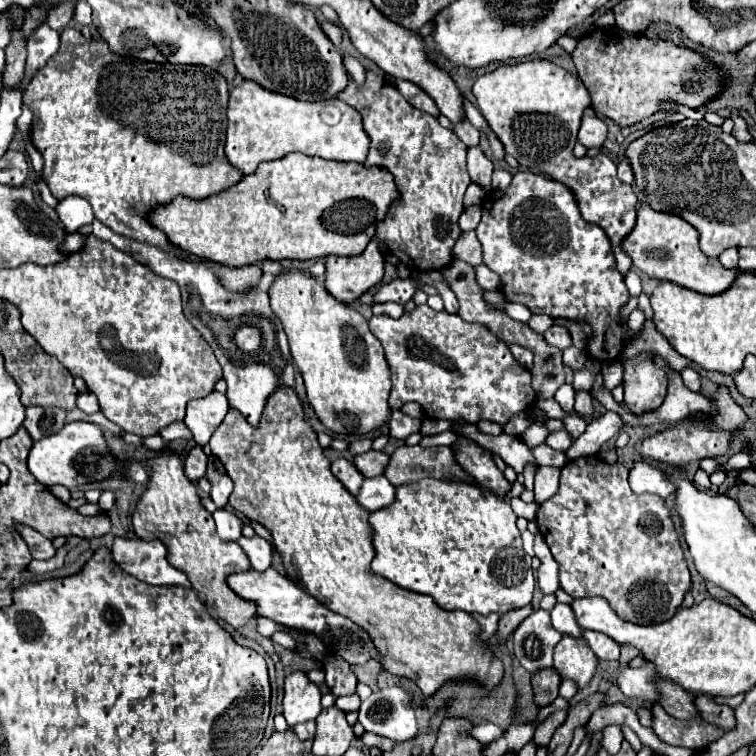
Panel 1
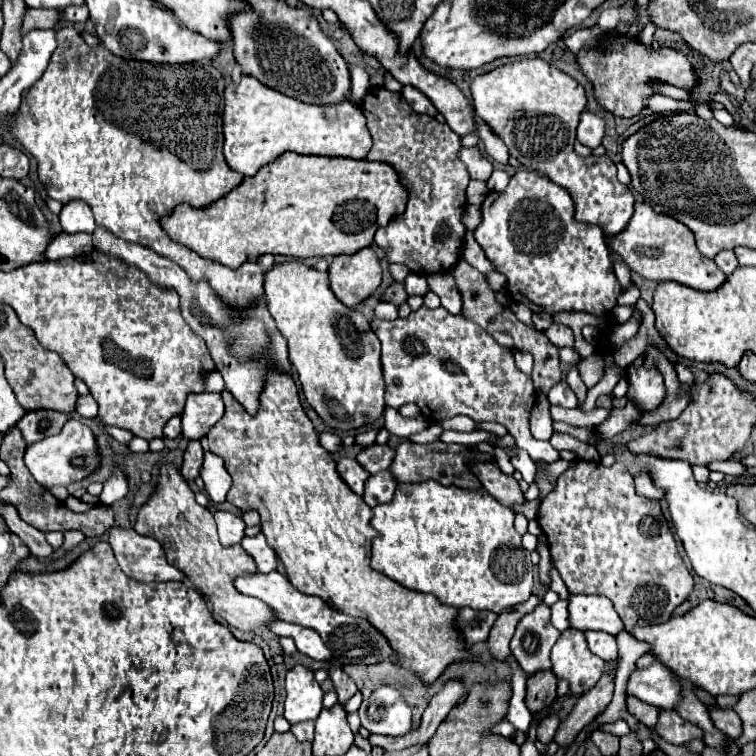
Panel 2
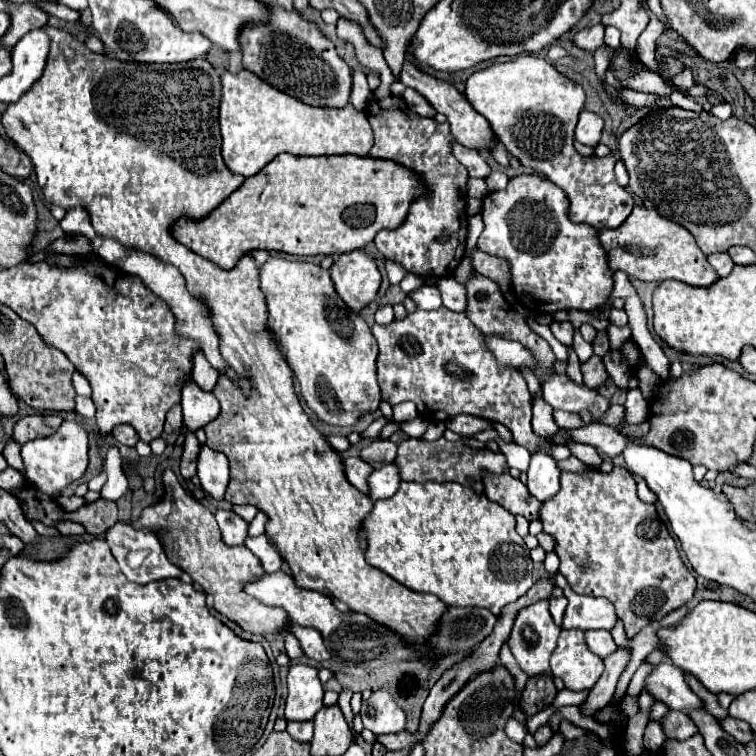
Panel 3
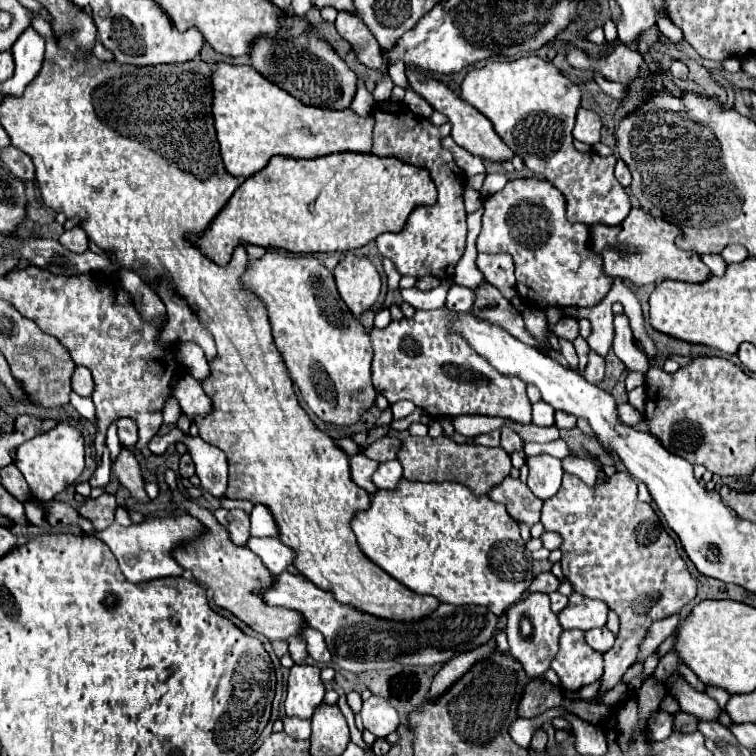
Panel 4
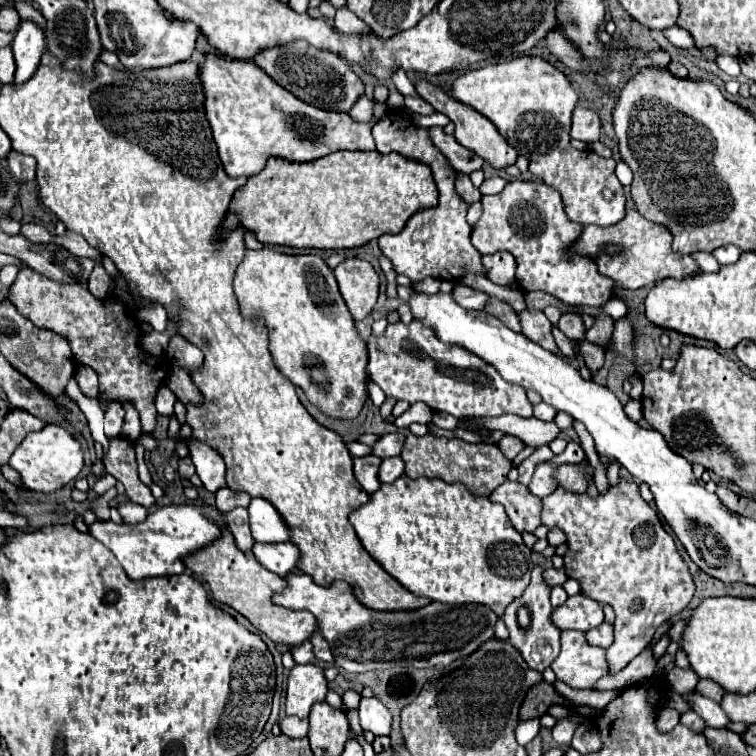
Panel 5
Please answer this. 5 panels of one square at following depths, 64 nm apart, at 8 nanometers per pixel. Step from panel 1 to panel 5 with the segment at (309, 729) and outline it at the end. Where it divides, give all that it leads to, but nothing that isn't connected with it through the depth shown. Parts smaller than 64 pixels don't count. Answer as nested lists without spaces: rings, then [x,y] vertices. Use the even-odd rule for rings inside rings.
[[[286,716],[280,722],[280,728],[290,738],[304,738],[304,736],[308,736],[308,720],[302,720],[302,718],[296,718],[296,716]]]

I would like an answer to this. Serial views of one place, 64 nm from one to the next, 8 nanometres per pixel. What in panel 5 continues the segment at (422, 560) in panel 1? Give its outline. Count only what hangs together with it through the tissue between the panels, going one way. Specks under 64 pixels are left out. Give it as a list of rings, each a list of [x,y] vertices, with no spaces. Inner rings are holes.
[[[400,476],[396,482],[392,484],[384,484],[380,486],[372,496],[370,496],[370,502],[360,506],[358,510],[354,510],[350,514],[350,524],[354,526],[362,546],[366,548],[366,552],[392,576],[396,578],[404,588],[408,588],[412,594],[416,596],[426,596],[430,600],[436,600],[436,602],[444,602],[444,604],[486,604],[494,610],[494,614],[502,616],[506,606],[520,598],[524,588],[530,584],[530,572],[532,572],[532,552],[530,548],[524,544],[522,536],[518,534],[518,530],[512,526],[512,522],[508,520],[504,508],[500,504],[494,504],[490,502],[488,498],[476,498],[474,494],[468,492],[468,488],[464,484],[446,484],[442,480],[428,480],[428,478],[418,478],[418,480],[410,480],[408,476]]]

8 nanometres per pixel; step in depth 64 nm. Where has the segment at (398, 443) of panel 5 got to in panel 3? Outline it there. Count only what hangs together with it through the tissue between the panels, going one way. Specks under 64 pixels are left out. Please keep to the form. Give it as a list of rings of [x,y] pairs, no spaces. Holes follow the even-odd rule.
[[[372,440],[366,448],[362,448],[360,458],[368,462],[372,468],[382,468],[386,464],[392,464],[396,458],[396,444],[390,440]]]

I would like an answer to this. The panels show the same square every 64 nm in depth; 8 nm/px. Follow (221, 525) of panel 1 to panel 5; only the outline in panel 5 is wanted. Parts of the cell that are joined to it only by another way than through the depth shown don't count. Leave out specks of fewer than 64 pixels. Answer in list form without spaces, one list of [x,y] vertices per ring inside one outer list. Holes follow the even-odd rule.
[[[234,508],[230,512],[220,512],[228,530],[232,532],[236,546],[244,552],[248,552],[254,544],[254,538],[250,534],[250,526],[248,526],[248,510],[246,508]]]

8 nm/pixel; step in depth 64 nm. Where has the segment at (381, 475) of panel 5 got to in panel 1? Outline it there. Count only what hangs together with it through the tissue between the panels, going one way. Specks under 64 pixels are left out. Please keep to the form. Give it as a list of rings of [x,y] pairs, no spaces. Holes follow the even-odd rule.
[[[376,476],[372,480],[364,480],[360,492],[354,498],[368,512],[376,512],[380,508],[390,506],[394,502],[394,494],[396,494],[396,488],[388,482],[388,478]]]

